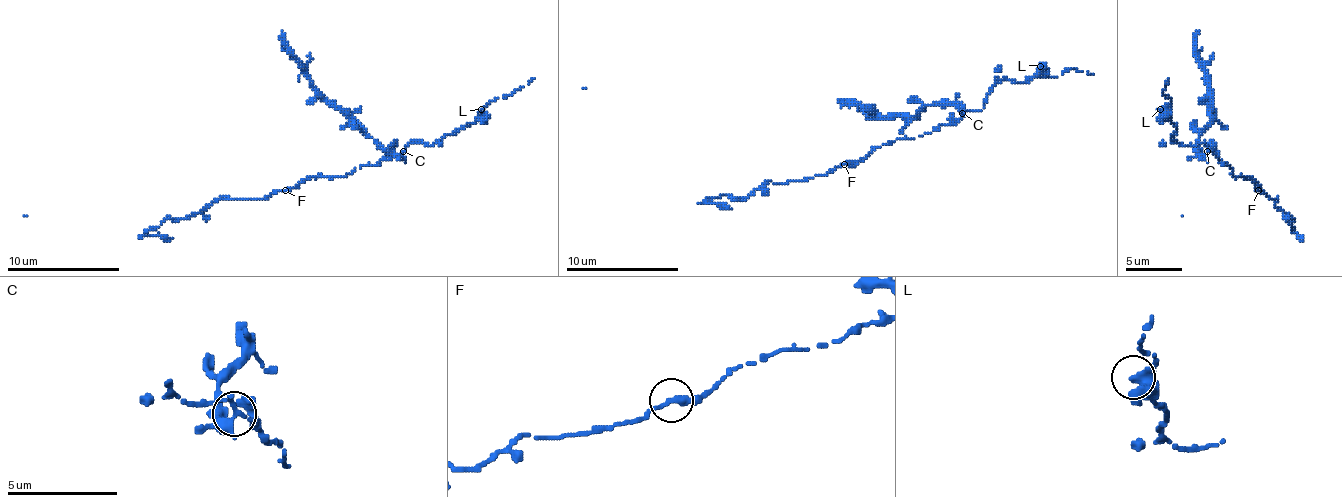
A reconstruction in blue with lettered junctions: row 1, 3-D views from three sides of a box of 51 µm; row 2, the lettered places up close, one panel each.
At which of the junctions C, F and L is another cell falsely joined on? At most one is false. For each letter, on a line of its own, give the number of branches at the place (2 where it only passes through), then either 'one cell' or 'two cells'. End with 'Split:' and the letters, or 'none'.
C: 3 branches meet; two cells
F: 2 branches meet; one cell
L: 3 branches meet; one cell
Split: C

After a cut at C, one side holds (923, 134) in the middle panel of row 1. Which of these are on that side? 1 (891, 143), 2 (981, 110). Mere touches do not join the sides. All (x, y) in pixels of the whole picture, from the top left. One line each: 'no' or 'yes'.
1: yes
2: yes

